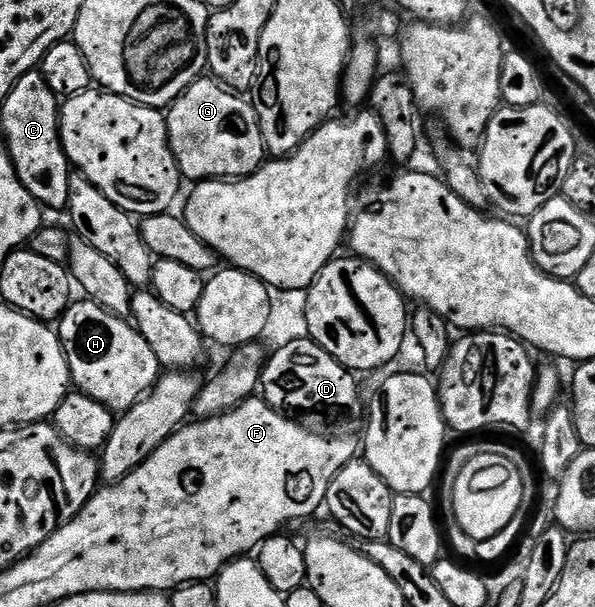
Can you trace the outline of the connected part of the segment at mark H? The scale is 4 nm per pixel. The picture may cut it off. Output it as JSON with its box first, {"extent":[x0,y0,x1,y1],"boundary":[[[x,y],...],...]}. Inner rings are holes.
{"extent":[57,298,161,412],"boundary":[[[79,298],[68,304],[57,321],[57,331],[71,371],[72,385],[89,398],[101,402],[101,406],[110,412],[127,412],[150,393],[161,375],[157,354],[153,354],[149,342],[134,323],[115,316],[89,299]]]}

